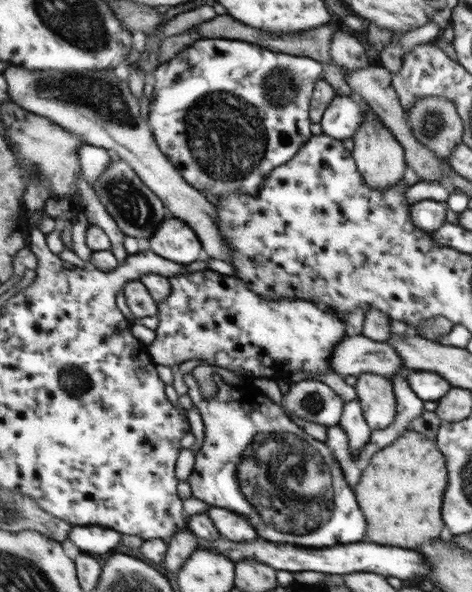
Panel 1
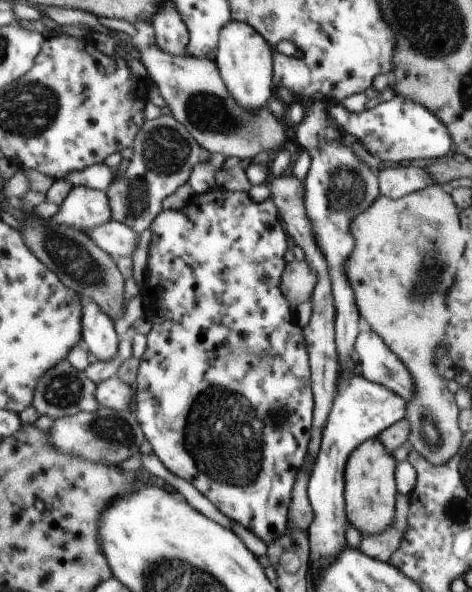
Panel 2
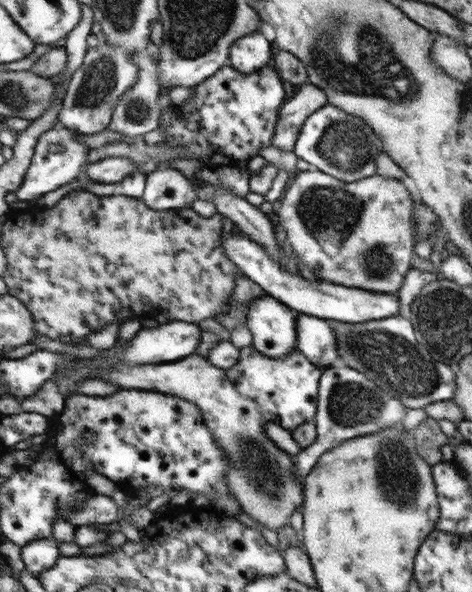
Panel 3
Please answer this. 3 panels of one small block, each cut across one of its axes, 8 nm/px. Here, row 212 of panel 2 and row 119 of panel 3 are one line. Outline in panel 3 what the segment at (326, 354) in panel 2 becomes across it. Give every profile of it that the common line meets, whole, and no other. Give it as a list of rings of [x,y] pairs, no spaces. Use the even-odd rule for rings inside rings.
[[[310,82],[305,84],[293,92],[290,100],[282,107],[281,120],[278,120],[271,146],[285,151],[294,150],[305,120],[328,103],[329,96],[324,89]]]

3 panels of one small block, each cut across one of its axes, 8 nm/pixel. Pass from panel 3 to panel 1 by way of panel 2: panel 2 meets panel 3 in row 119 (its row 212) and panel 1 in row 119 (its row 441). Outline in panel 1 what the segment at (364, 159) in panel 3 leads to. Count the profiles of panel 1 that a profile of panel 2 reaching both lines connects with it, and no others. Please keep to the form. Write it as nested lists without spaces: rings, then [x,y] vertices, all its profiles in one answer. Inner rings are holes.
[[[337,96],[325,111],[320,126],[324,135],[342,141],[356,135],[364,120],[363,102],[353,96]]]

